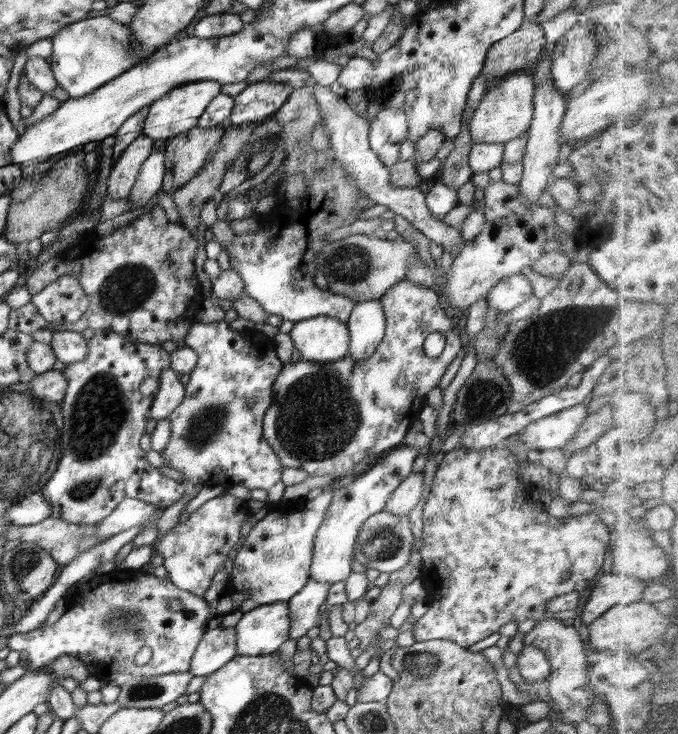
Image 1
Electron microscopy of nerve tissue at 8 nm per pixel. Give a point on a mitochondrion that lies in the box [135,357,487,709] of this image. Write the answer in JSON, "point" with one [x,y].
{"point":[317,417]}

